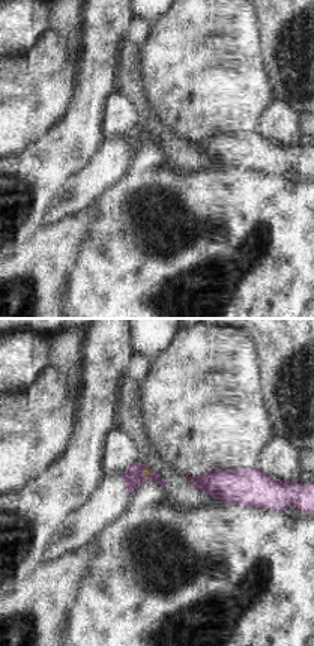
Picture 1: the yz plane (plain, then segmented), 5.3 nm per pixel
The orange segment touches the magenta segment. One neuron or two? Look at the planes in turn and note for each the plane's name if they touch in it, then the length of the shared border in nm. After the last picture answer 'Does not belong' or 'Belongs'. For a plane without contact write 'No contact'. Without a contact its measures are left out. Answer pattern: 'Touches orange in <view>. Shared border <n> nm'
Touches orange in yz. Shared border 70 nm.

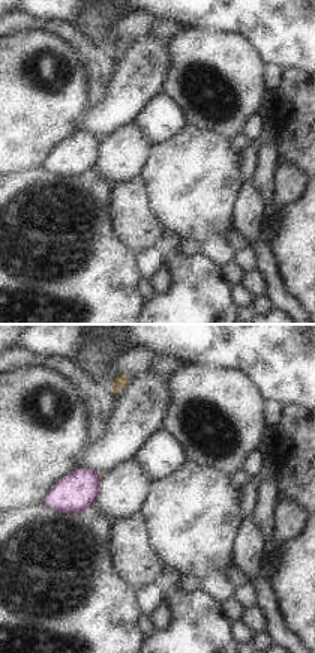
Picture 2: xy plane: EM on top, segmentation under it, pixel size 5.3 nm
Touches orange in xy. Shared border 40 nm.

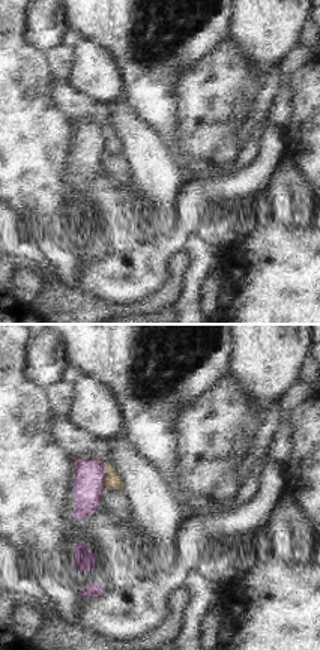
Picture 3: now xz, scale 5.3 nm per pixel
Touches orange in xz. Shared border 120 nm.

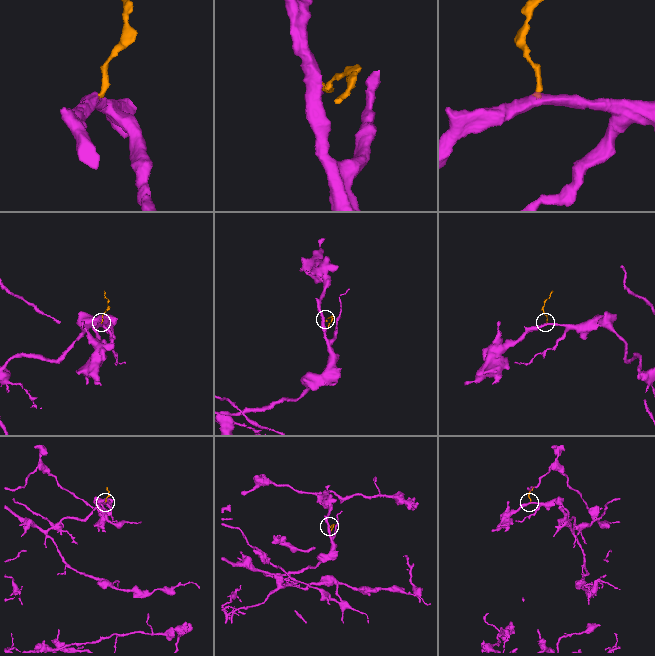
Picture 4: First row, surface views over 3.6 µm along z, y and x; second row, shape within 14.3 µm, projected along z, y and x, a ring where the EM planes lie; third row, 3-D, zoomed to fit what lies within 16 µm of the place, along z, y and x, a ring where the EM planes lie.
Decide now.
Does not belong.

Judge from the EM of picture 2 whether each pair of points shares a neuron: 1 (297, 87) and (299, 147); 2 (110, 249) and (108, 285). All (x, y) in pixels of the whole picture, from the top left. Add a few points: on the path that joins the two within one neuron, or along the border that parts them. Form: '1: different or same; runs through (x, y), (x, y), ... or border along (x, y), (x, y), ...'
1: same; runs through (299, 102), (299, 132)
2: same; runs through (108, 258), (108, 276)

